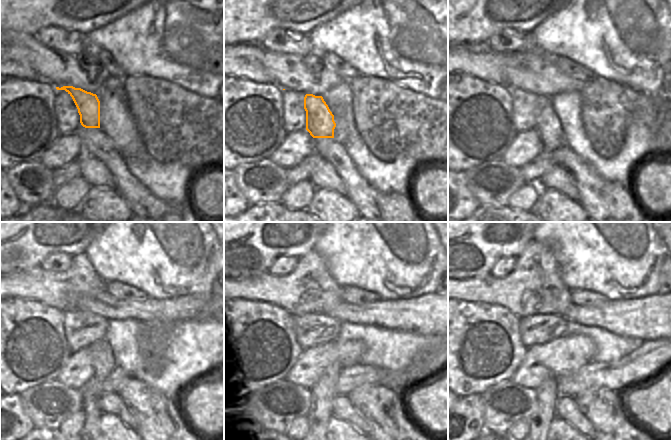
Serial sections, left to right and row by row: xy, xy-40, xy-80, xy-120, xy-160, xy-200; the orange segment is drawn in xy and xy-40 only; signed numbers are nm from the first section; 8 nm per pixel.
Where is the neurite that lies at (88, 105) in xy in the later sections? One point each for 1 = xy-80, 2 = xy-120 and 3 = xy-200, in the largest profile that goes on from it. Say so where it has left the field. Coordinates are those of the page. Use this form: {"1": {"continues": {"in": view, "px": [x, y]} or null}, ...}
{"1": {"continues": {"in": "xy-80", "px": [548, 126]}}, "2": {"continues": {"in": "xy-120", "px": [104, 361]}}, "3": {"continues": {"in": "xy-200", "px": [547, 393]}}}

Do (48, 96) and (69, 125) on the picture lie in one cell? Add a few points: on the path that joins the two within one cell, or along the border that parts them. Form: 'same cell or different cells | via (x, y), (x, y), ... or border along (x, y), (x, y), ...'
different cells | border along (58, 90), (54, 101), (57, 126)

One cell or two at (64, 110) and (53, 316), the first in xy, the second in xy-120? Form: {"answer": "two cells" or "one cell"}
{"answer": "two cells"}

